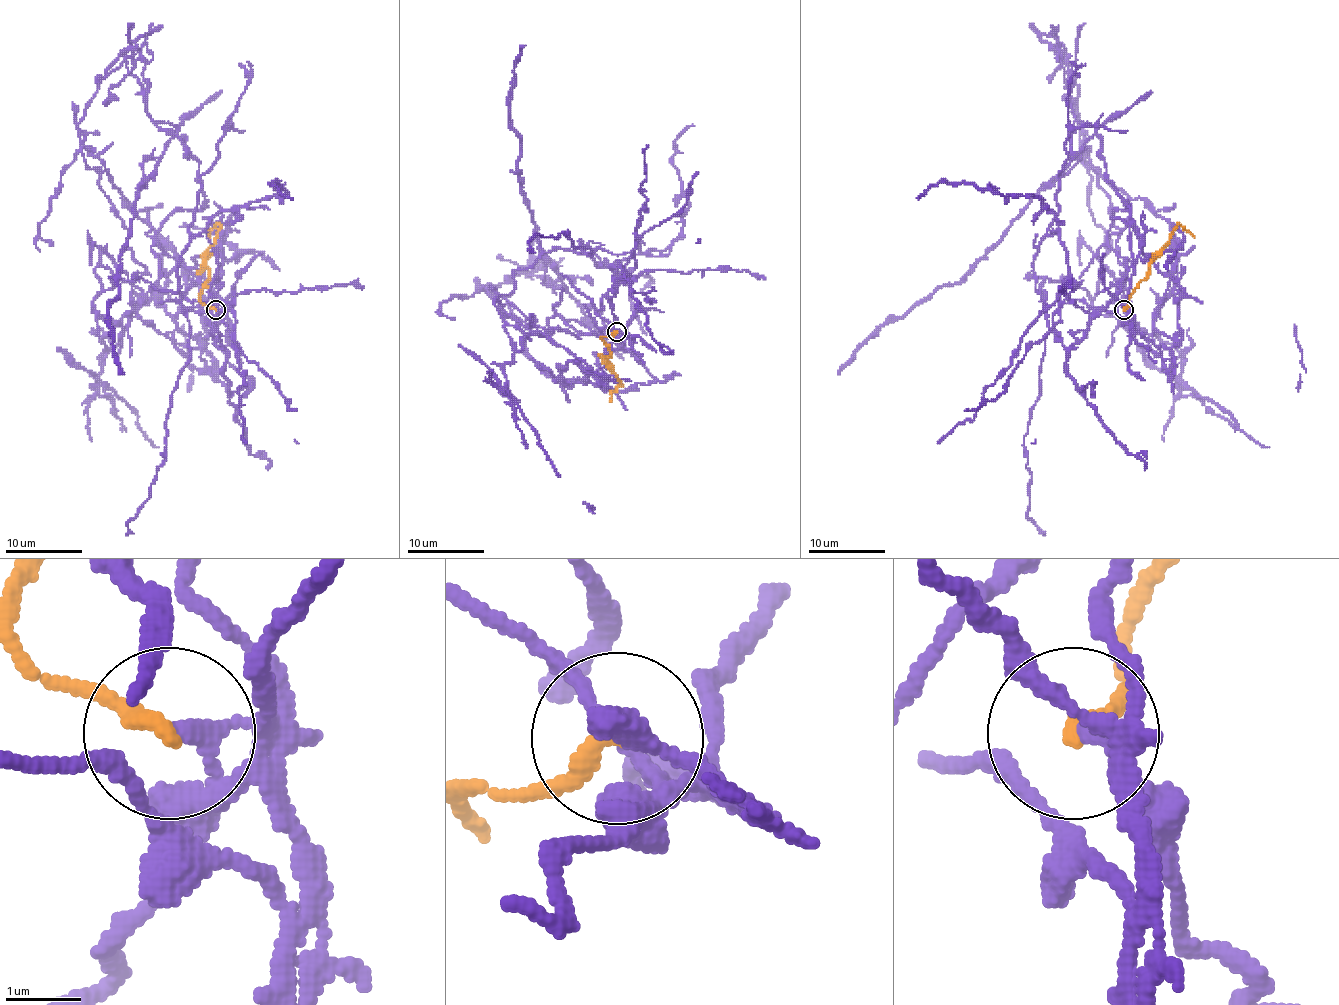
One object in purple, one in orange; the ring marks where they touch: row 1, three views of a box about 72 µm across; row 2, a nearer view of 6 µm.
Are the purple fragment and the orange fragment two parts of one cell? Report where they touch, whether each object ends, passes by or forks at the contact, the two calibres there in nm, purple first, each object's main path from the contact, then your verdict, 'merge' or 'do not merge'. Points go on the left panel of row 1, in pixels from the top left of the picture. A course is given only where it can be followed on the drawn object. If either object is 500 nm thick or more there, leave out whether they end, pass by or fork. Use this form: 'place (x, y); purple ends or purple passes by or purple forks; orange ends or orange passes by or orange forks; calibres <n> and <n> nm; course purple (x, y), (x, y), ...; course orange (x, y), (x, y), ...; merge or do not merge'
place (215, 309); purple ends; orange ends; calibres 240 and 240 nm; course purple (216, 309), (227, 320), (193, 309), (212, 293), (156, 238), (204, 199), (175, 134), (108, 307), (124, 374); course orange (216, 309), (200, 301), (200, 290), (208, 278), (206, 251), (220, 226), (210, 230), (210, 238); do not merge

